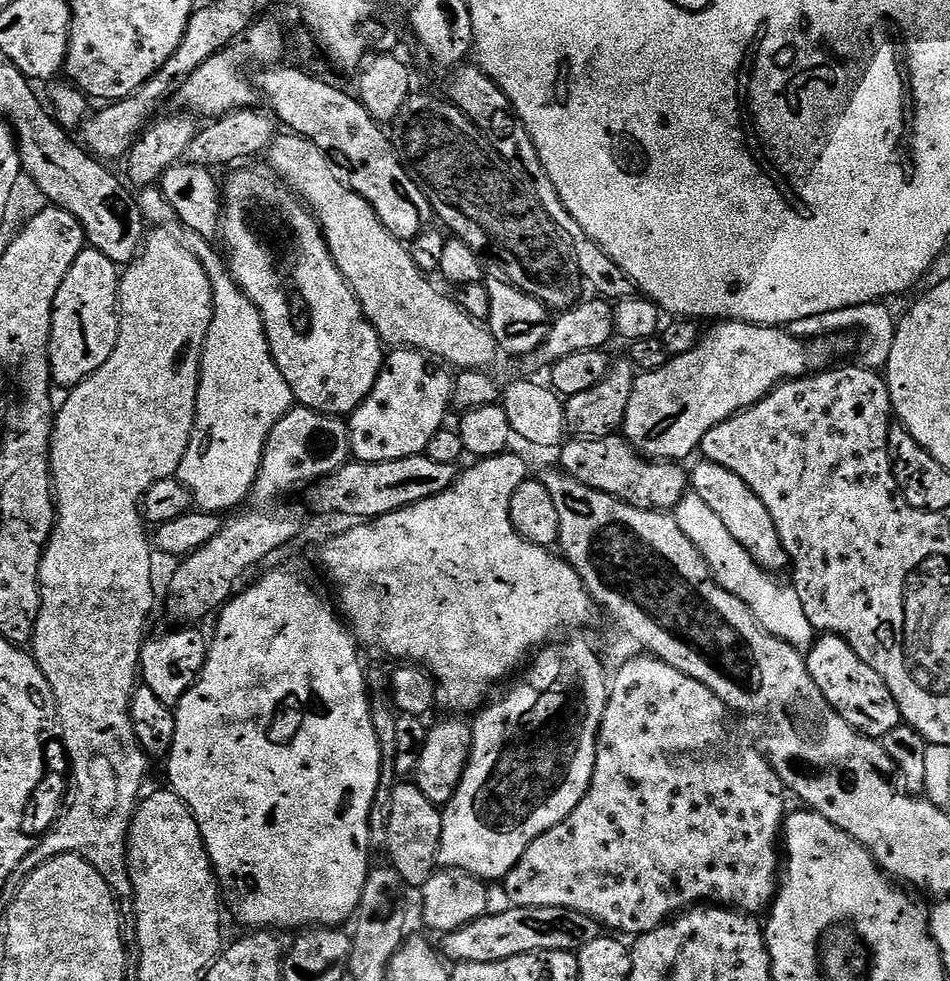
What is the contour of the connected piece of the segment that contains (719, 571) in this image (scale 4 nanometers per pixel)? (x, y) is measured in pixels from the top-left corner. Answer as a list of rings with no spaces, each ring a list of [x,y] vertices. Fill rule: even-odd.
[[[694,494],[683,496],[680,504],[674,510],[678,526],[682,526],[682,534],[694,542],[698,554],[708,564],[712,577],[721,584],[727,592],[742,598],[746,606],[754,614],[754,618],[774,638],[782,638],[790,646],[794,646],[802,654],[807,654],[817,639],[818,633],[810,626],[810,618],[806,618],[806,610],[802,610],[802,602],[798,598],[795,587],[787,583],[779,584],[777,577],[771,572],[765,572],[750,558],[750,554],[741,544],[734,542],[730,530],[726,530],[722,518],[702,502]]]

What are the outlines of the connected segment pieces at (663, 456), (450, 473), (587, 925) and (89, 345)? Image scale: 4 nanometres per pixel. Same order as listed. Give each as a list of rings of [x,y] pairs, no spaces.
[[[722,320],[713,323],[713,328],[707,329],[706,335],[696,344],[694,350],[690,350],[681,356],[673,356],[669,359],[666,367],[662,370],[654,370],[653,372],[640,372],[636,377],[636,381],[632,384],[632,393],[630,394],[630,406],[626,406],[626,418],[622,435],[633,448],[642,456],[647,456],[650,460],[667,460],[669,462],[684,462],[691,452],[695,453],[700,447],[702,438],[706,438],[706,434],[710,434],[710,430],[714,430],[714,426],[718,426],[722,422],[726,422],[731,416],[737,412],[745,412],[750,406],[754,406],[762,398],[766,398],[780,384],[786,383],[787,380],[801,380],[804,376],[811,376],[817,372],[822,372],[833,367],[834,362],[839,356],[848,356],[856,348],[855,335],[852,334],[835,334],[829,336],[817,336],[816,339],[800,339],[793,336],[788,330],[780,326],[769,326],[767,324],[747,324],[741,320]]]
[[[427,454],[398,458],[394,462],[349,462],[307,489],[308,500],[320,512],[337,512],[352,518],[385,516],[399,508],[442,494],[454,483],[457,465],[434,462]]]
[[[554,906],[537,908],[505,907],[505,912],[489,911],[487,916],[478,918],[453,932],[445,932],[439,937],[438,948],[445,961],[457,964],[485,964],[502,962],[518,954],[535,952],[579,953],[582,946],[589,945],[602,935],[602,925],[578,910],[566,910]]]
[[[86,246],[74,258],[74,266],[62,278],[52,307],[52,329],[48,343],[48,361],[53,385],[71,390],[86,377],[93,376],[114,354],[120,333],[121,269],[106,254]]]

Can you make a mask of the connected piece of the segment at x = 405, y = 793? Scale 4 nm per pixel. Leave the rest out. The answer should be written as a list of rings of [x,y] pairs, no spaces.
[[[400,782],[388,803],[388,856],[390,867],[404,879],[409,889],[419,890],[436,871],[438,850],[442,842],[442,812],[415,782]]]

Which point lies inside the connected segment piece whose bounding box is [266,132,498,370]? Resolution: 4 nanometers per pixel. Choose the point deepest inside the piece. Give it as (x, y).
(406, 310)

